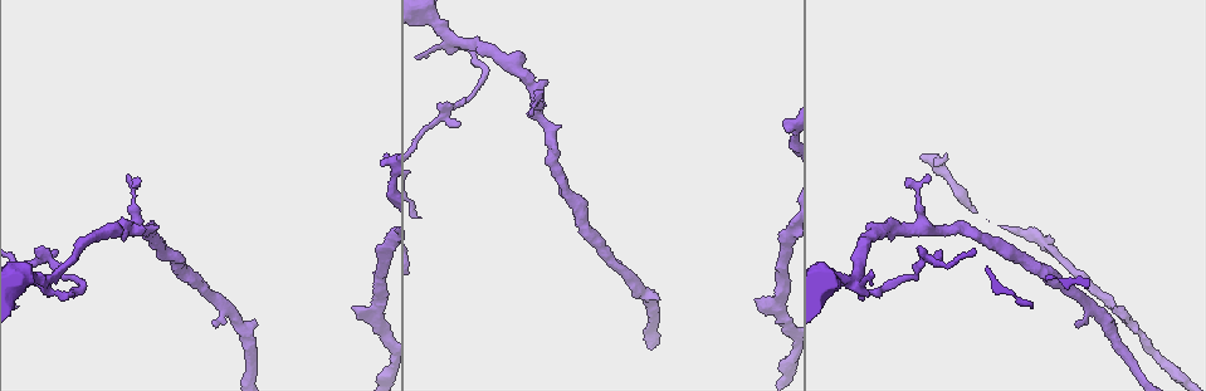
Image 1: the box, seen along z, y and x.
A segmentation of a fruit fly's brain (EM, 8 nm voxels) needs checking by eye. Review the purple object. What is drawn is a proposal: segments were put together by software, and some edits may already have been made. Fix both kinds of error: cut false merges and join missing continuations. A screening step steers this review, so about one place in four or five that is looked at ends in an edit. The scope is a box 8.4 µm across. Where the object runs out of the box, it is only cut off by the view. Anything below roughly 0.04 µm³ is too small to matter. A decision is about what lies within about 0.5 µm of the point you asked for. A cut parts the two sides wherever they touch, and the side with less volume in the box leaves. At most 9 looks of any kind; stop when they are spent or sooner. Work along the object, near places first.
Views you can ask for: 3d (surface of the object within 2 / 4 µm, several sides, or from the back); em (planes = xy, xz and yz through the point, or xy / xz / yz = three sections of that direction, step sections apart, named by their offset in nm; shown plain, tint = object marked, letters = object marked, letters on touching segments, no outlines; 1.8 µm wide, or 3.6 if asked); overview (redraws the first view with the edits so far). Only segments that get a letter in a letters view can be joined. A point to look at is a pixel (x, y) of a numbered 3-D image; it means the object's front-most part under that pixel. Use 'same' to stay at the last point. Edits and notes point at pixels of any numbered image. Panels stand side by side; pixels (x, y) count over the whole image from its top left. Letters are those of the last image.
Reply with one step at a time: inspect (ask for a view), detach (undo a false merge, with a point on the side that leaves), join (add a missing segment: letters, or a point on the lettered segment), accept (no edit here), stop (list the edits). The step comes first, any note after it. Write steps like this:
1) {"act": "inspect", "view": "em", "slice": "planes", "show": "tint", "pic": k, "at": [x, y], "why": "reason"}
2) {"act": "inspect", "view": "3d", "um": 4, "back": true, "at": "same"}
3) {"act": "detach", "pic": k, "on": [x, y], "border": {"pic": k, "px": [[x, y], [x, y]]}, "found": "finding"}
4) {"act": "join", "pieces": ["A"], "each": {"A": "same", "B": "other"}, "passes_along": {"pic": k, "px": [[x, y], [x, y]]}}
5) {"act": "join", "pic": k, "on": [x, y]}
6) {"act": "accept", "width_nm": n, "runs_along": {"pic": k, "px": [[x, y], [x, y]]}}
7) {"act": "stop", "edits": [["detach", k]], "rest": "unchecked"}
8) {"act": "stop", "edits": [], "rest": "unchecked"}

{"act": "inspect", "view": "em", "slice": "planes", "show": "plain", "pic": 1, "at": [854, 282], "why": "calibre changes"}

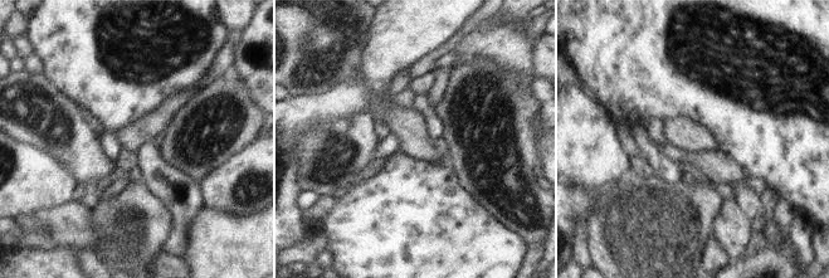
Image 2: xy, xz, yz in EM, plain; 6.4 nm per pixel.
{"act": "inspect", "view": "em", "slice": "planes", "show": "letters", "at": "same"}

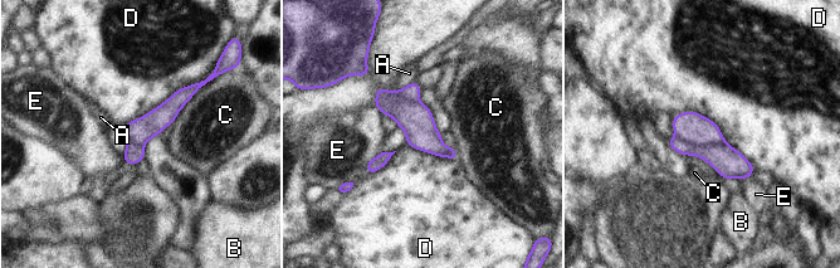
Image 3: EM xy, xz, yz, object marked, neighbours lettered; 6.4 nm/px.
{"act": "detach", "pic": 3, "on": [727, 161], "width_nm": 170, "each": {"A": "other", "B": "other", "C": "other", "D": "other", "E": "other"}, "found": "a second neuron is stuck on"}

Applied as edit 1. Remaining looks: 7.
{"act": "inspect", "view": "em", "slice": "planes", "show": "letters", "pic": 1, "at": [215, 322], "why": "an open end"}

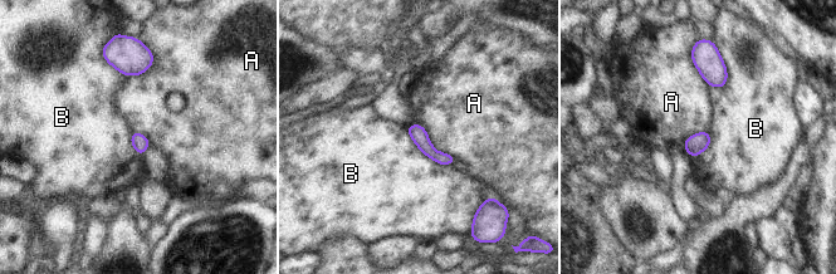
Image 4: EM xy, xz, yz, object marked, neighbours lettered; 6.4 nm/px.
{"act": "accept", "width_nm": 110, "each": {"A": "other", "B": "other"}, "found": "no lettered segment goes on from it"}

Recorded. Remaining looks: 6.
{"act": "stop", "edits": [["detach", 3]], "rest": "unchecked"}

